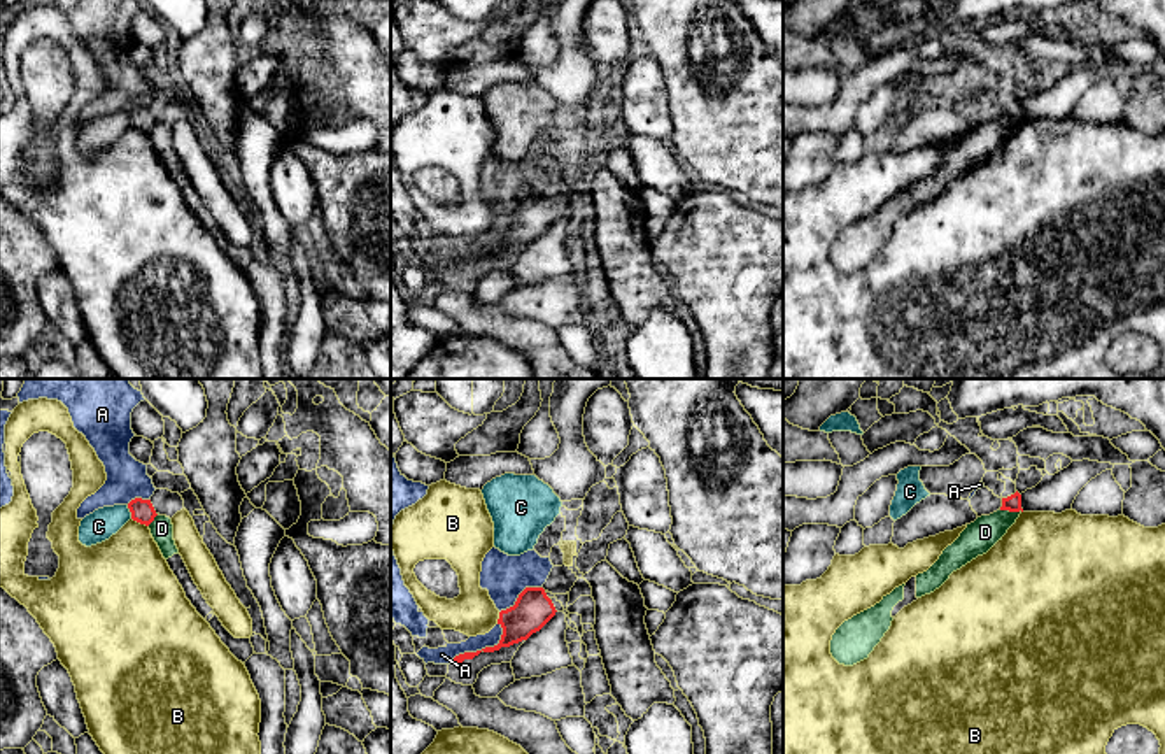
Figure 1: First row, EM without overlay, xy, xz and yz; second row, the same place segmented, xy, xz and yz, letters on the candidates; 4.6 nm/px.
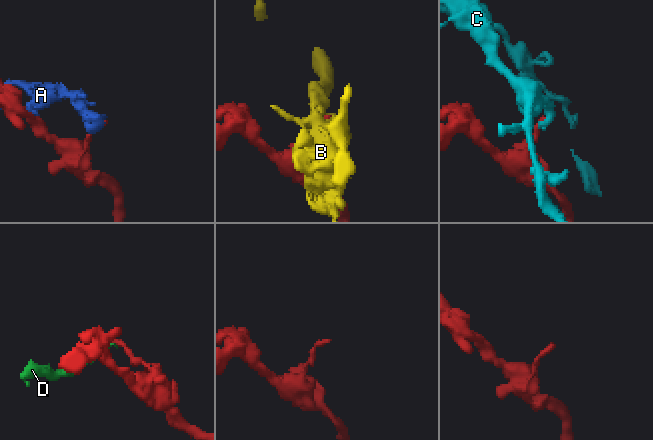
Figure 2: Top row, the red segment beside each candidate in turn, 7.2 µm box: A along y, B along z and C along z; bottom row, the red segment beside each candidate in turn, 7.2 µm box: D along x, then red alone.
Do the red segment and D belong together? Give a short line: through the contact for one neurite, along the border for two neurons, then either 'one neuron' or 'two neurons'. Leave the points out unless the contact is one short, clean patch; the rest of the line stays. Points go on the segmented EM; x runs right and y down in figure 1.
yz (1001, 509), (1022, 511) | two neurons

